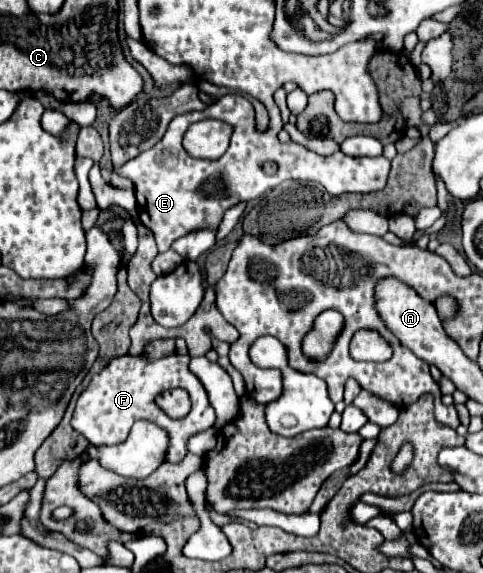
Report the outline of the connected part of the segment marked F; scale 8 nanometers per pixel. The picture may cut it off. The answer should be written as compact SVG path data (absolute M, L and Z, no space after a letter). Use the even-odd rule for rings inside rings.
M176 353L156 360L146 362L142 356L125 355L110 360L108 366L104 366L88 384L88 388L78 396L76 410L72 414L72 428L82 434L90 444L120 444L128 438L128 432L136 420L148 420L160 428L164 428L170 436L170 458L166 462L180 462L186 456L186 442L192 434L208 430L216 422L214 408L208 402L208 394L198 382L198 378L188 368L190 356L180 356ZM168 388L186 388L190 392L192 400L192 412L182 420L168 418L156 404L156 394L168 390Z

